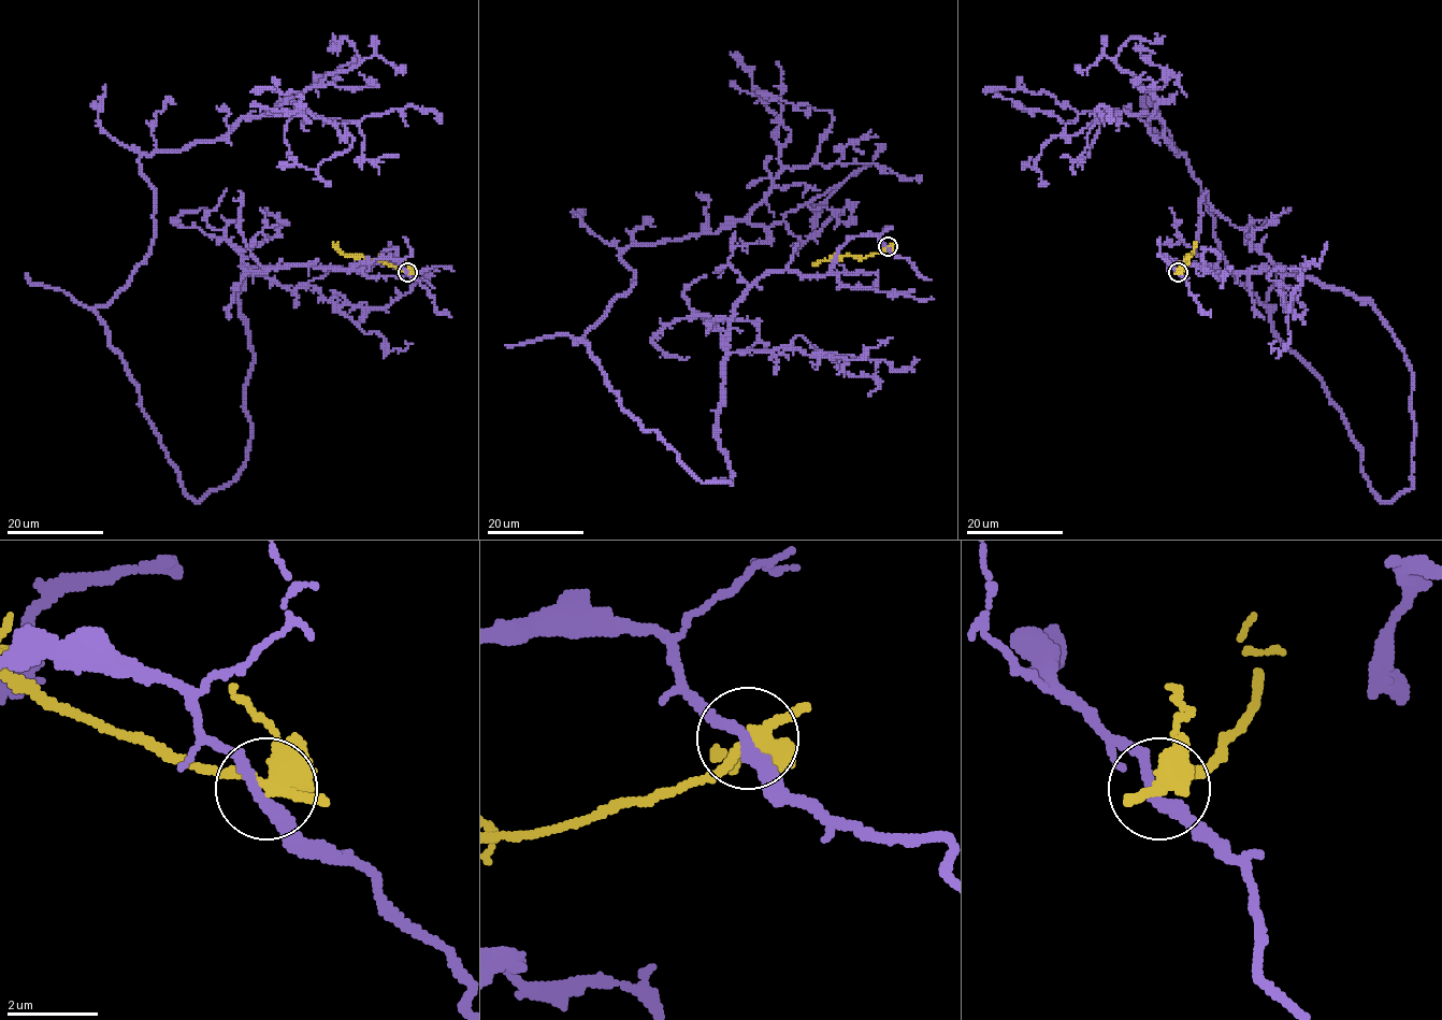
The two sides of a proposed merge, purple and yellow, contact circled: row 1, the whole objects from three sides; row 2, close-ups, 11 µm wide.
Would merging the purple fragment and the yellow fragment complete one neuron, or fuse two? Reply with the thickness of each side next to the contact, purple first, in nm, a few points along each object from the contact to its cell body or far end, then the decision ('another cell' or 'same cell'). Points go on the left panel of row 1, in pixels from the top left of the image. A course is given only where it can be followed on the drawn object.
260/320 nm | purple via (407, 273), (248, 270), (246, 464), (196, 501), (95, 309), (140, 158), (352, 139), (277, 166) | yellow via (407, 271), (378, 259), (344, 256), (333, 242) | another cell

